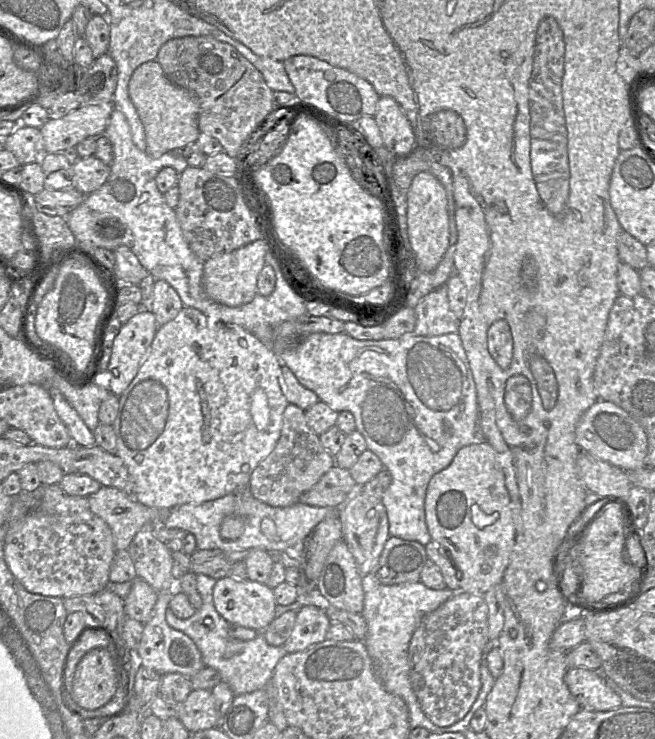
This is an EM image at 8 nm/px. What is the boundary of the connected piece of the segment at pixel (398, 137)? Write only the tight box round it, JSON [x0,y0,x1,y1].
[374,96,415,157]

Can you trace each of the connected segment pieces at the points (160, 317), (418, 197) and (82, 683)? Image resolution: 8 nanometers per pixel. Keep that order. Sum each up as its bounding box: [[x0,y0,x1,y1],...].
[[143,280,183,326],[407,172,449,272],[72,649,114,710]]

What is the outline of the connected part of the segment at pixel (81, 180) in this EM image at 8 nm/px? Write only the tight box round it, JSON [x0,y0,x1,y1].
[72,156,110,195]

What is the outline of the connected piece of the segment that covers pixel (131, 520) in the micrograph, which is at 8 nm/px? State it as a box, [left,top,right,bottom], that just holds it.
[87,486,169,550]

